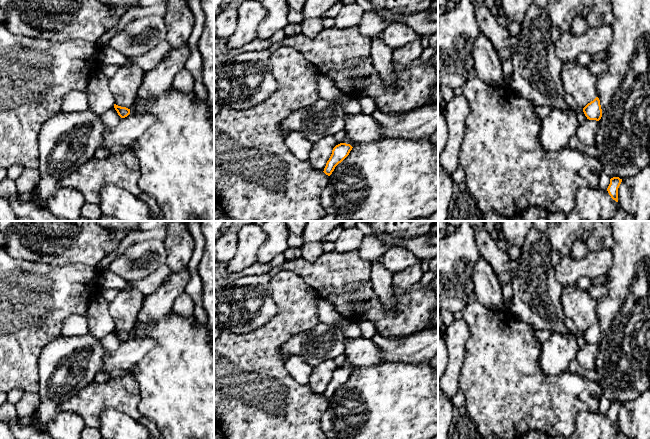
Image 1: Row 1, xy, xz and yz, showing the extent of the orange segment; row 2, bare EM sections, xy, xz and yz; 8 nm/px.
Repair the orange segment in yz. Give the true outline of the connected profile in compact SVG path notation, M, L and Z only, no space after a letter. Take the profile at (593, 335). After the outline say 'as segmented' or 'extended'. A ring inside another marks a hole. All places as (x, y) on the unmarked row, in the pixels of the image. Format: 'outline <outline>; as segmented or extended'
outline M596 321L593 325L588 327L583 332L583 336L587 343L599 345L602 341L602 333L599 322Z; as segmented

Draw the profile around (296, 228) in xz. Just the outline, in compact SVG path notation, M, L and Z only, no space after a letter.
M285 221L289 229L288 246L301 248L303 245L303 232L307 221Z

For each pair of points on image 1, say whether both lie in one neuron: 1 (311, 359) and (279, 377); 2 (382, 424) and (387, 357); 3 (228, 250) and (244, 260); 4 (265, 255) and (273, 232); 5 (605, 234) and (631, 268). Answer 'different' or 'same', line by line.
1: different
2: different
3: different
4: same
5: different

